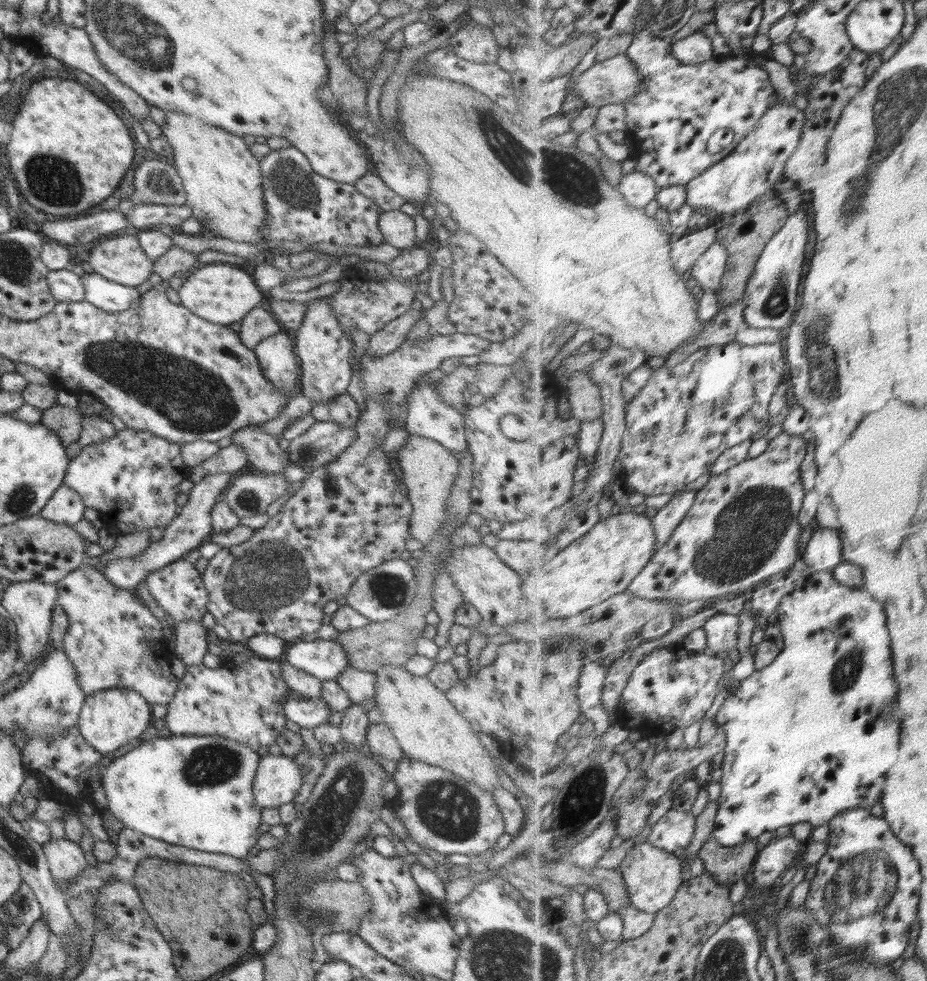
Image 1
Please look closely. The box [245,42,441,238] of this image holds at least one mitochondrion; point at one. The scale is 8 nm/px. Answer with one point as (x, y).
(290, 184)

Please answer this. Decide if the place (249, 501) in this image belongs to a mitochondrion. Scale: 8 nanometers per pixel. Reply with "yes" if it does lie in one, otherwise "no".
yes

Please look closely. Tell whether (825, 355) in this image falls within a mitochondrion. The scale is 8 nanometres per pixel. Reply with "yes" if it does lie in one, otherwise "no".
yes

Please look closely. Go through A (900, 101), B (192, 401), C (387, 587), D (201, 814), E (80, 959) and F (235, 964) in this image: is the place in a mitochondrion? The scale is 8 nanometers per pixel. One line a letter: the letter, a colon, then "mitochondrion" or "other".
A: mitochondrion
B: mitochondrion
C: mitochondrion
D: other
E: other
F: other

